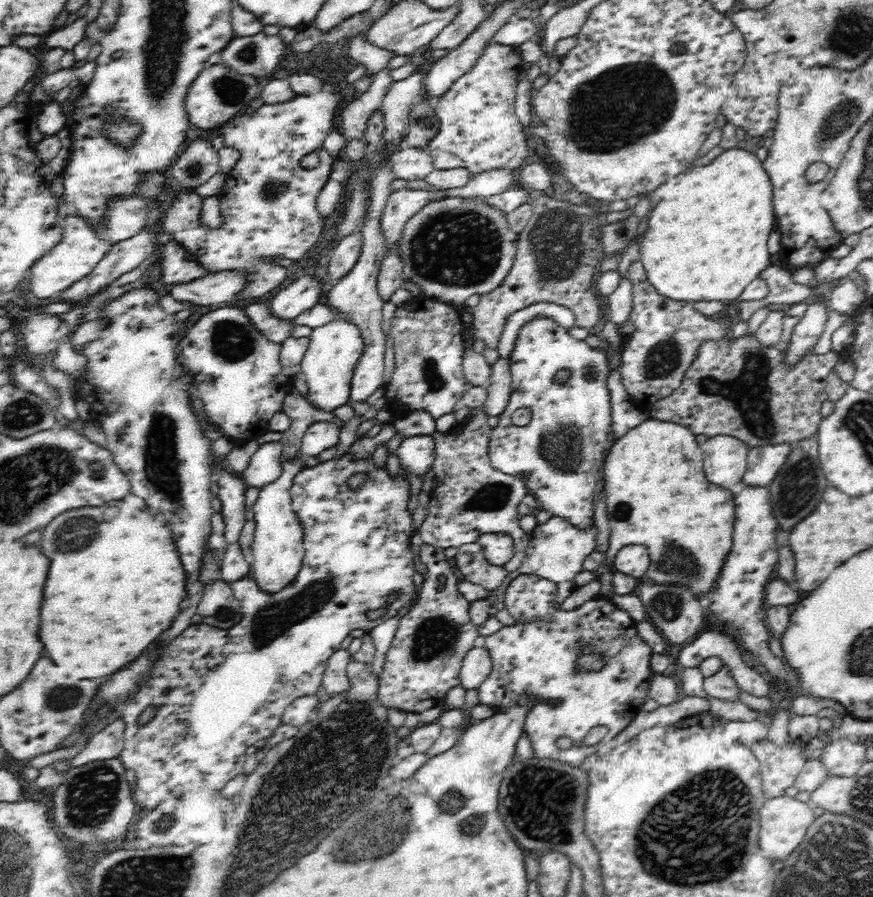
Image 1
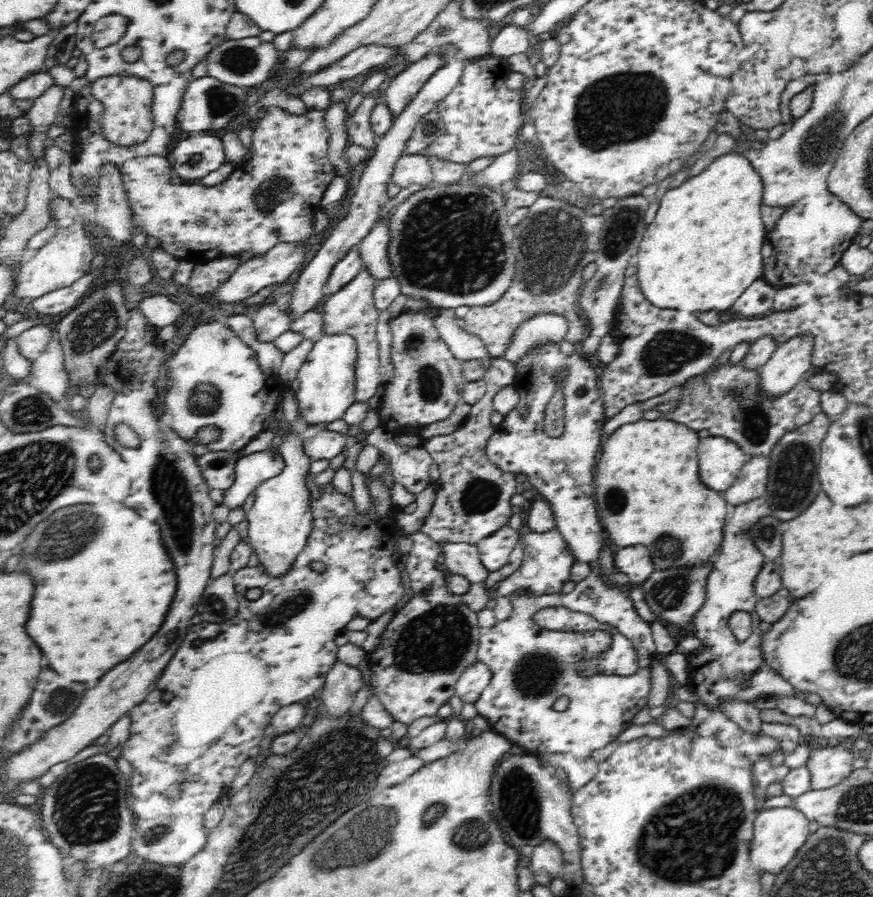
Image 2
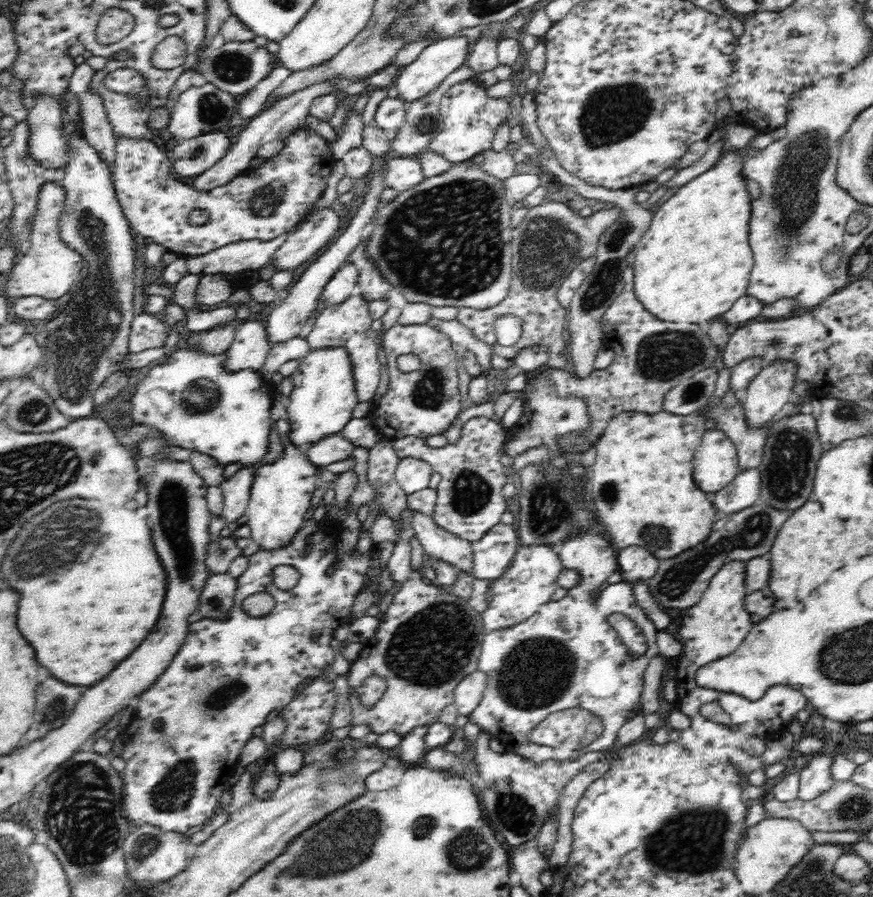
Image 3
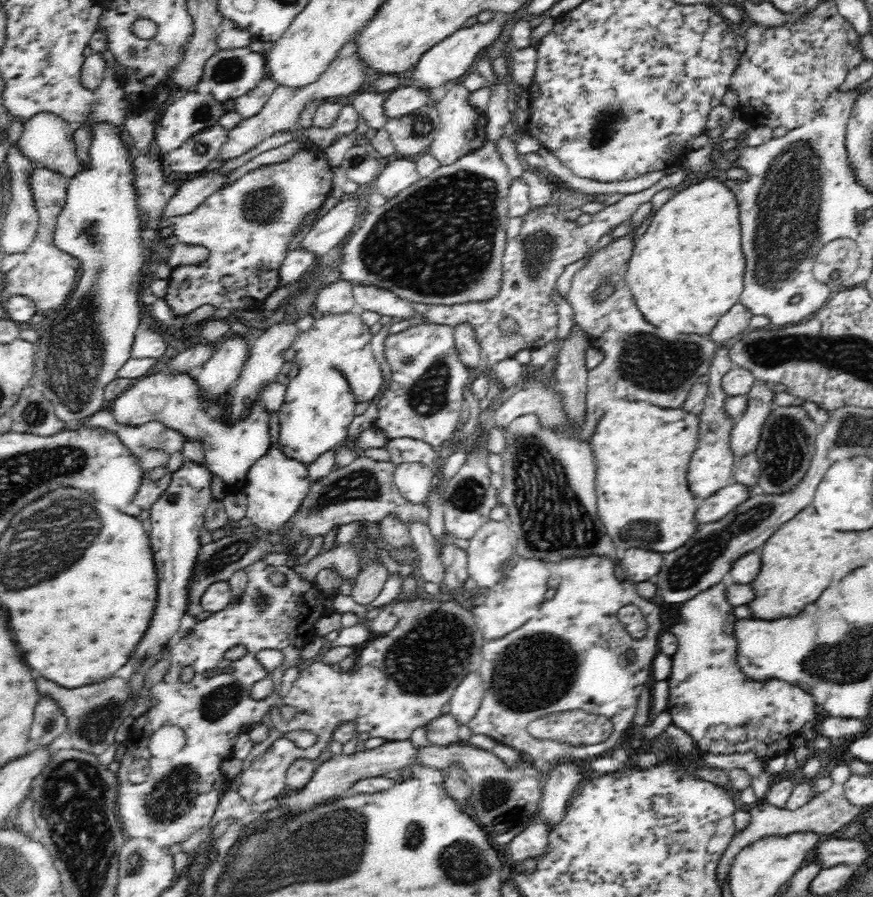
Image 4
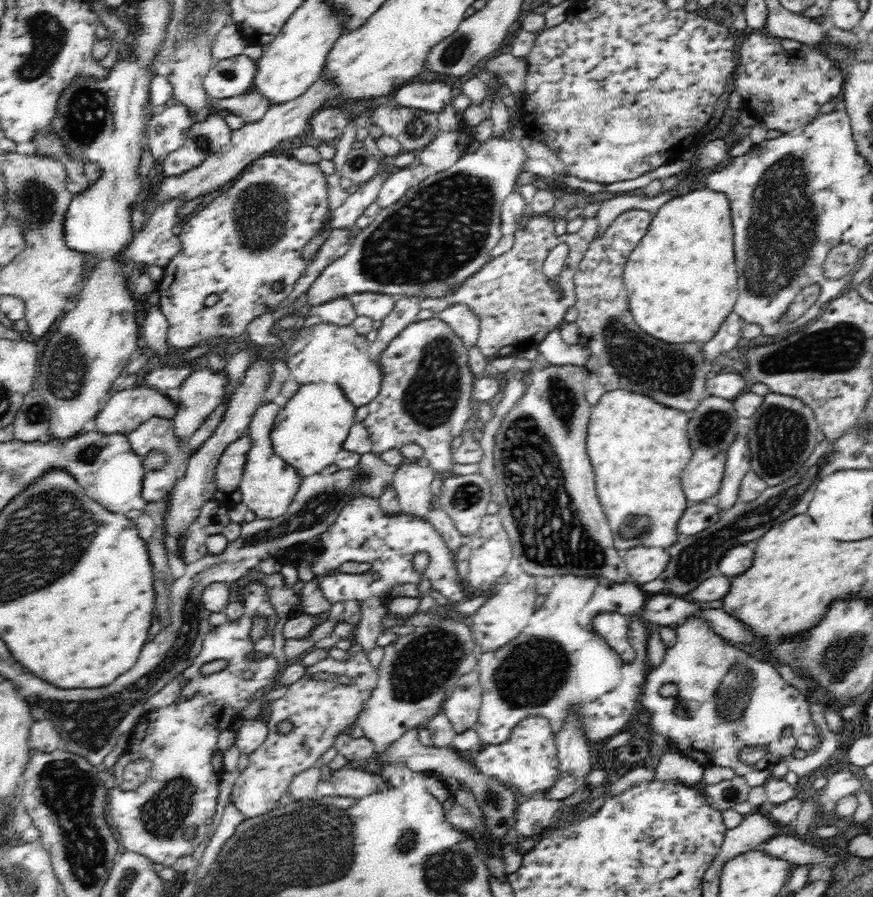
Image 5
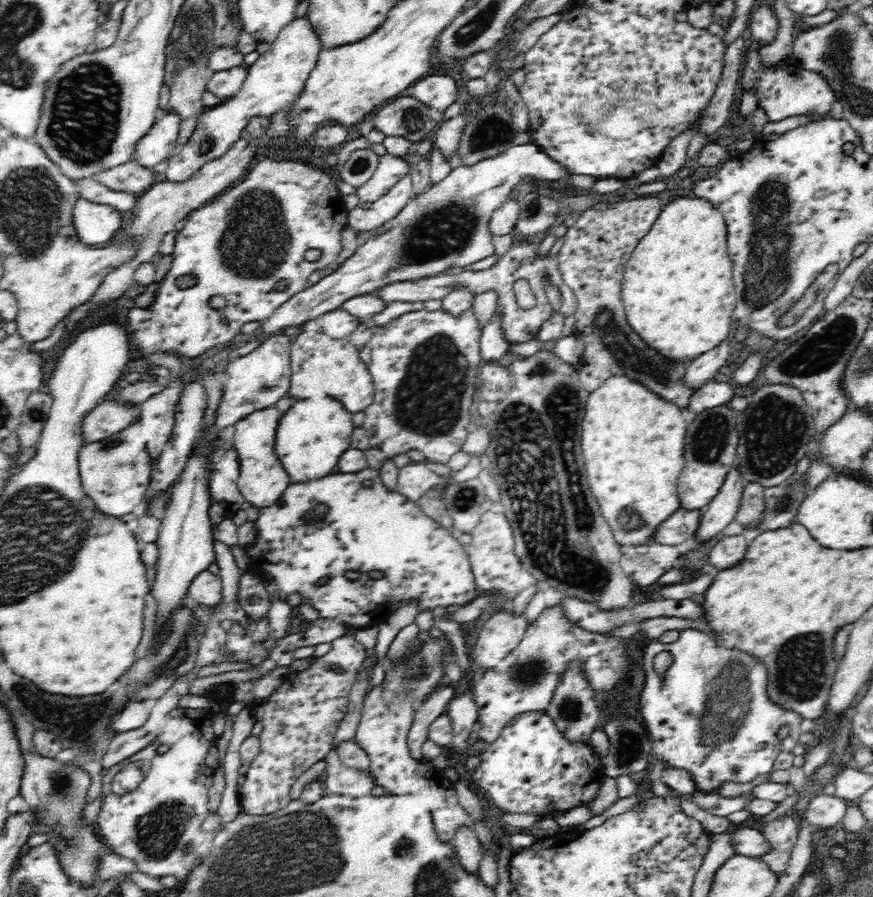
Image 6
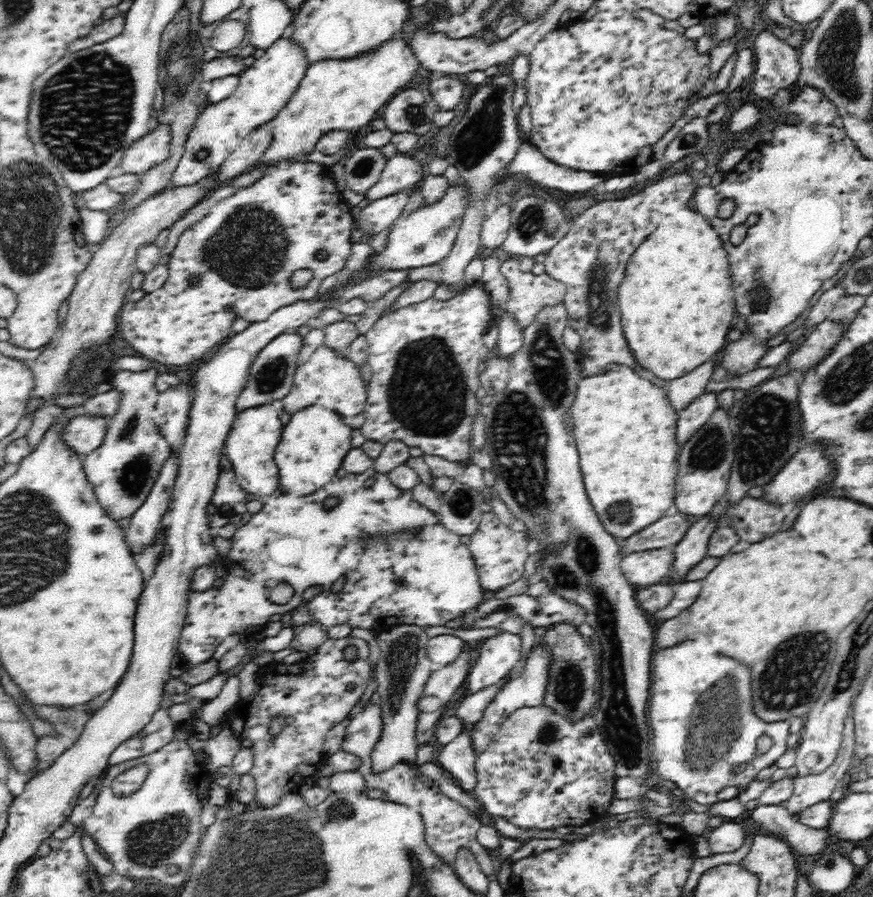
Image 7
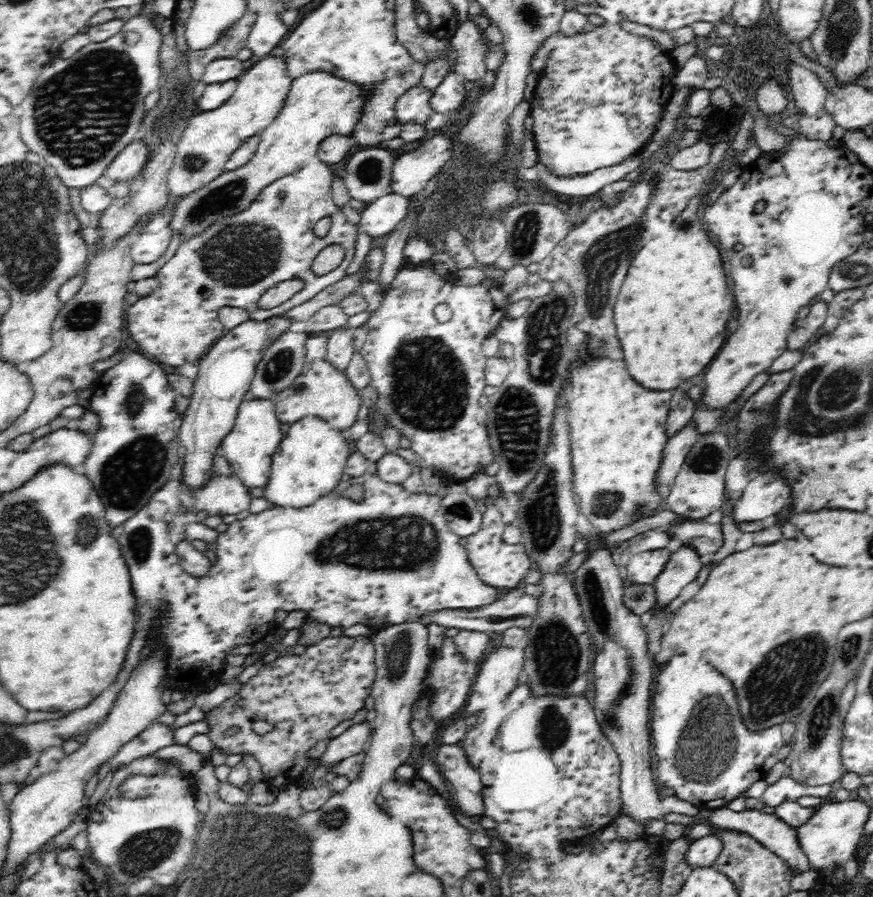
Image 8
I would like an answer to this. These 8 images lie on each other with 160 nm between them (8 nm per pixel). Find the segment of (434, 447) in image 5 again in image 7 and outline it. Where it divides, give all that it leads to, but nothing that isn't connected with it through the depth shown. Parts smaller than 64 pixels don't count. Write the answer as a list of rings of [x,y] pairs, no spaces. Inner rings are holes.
[[[470,286],[449,300],[428,298],[410,304],[399,312],[380,317],[366,332],[368,339],[367,363],[372,376],[367,385],[368,398],[361,431],[368,441],[388,444],[403,442],[417,446],[423,454],[440,456],[451,462],[468,462],[472,424],[481,412],[476,390],[481,386],[478,366],[488,358],[488,348],[482,336],[488,332],[493,316],[492,301],[483,286]]]

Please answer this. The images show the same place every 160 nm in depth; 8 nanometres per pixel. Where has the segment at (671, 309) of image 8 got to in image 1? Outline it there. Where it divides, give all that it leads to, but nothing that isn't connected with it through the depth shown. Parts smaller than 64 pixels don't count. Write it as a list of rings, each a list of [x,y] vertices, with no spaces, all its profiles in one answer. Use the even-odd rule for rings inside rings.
[[[731,148],[710,164],[696,165],[678,176],[674,188],[650,212],[644,238],[640,242],[640,262],[650,283],[665,297],[694,302],[713,300],[737,303],[742,291],[774,258],[768,253],[768,238],[780,225],[773,207],[774,185],[764,162],[748,150]]]

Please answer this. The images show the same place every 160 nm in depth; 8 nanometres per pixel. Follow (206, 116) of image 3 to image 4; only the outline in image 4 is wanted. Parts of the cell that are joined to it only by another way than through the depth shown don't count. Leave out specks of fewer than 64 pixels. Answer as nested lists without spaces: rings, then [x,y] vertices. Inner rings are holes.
[[[196,90],[180,92],[158,122],[154,134],[155,142],[163,153],[180,148],[192,136],[218,125],[218,121],[229,108],[229,104],[220,102],[212,93],[200,94]]]

